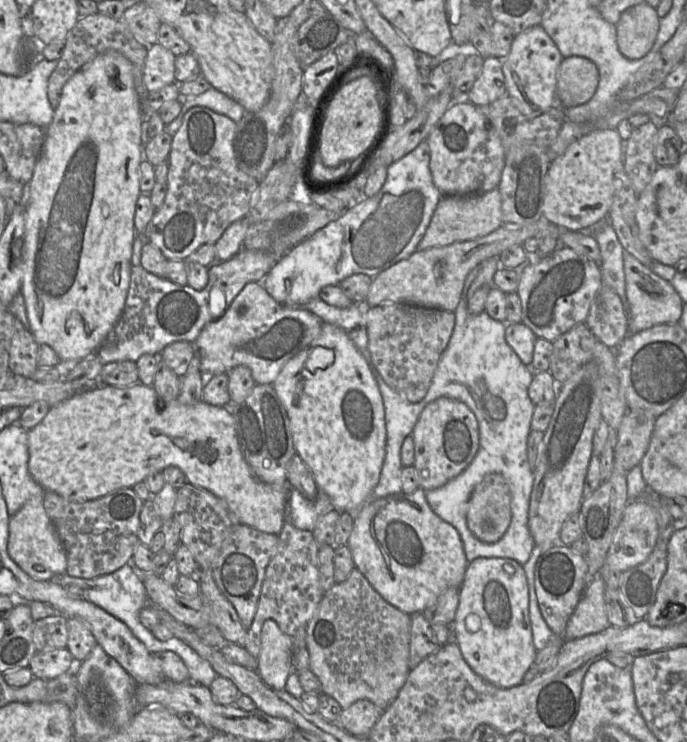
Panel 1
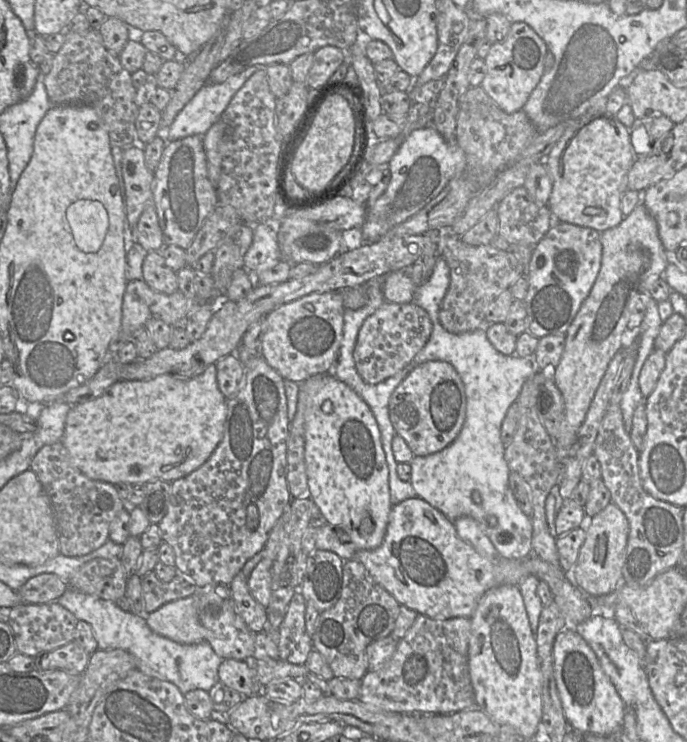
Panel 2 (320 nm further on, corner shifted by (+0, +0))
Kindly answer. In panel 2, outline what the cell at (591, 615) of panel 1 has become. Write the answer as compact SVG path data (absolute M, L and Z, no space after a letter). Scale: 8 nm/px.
M611 502L600 513L588 518L585 523L586 537L580 548L576 564L571 571L567 571L567 578L588 597L597 597L613 592L622 583L622 567L629 535L629 523L621 509Z

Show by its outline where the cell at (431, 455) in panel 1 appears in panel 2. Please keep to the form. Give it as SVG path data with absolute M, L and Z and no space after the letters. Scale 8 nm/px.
M428 361L415 367L395 388L388 411L395 430L413 456L427 456L450 445L459 435L466 414L463 383L454 367L444 361Z

